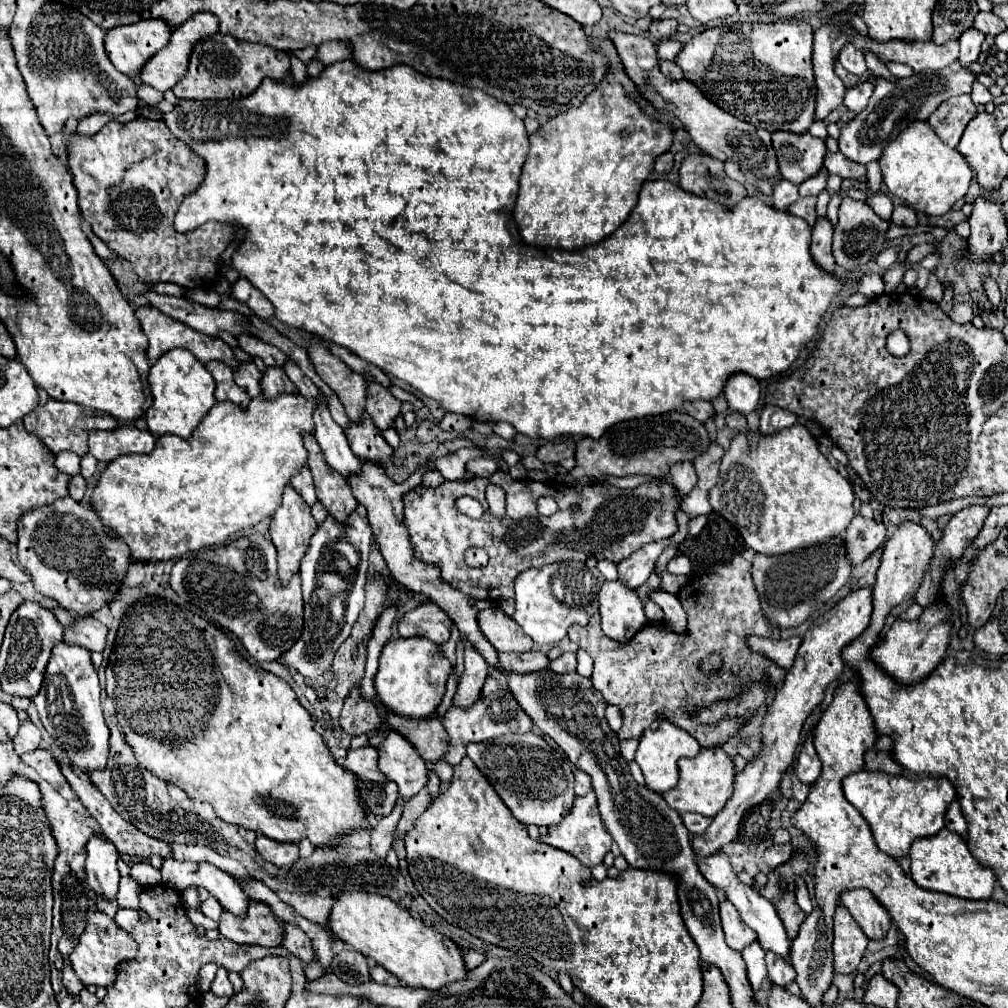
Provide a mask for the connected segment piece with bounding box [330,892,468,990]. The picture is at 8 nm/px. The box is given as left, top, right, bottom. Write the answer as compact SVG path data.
M366 892L336 894L330 912L330 930L342 942L372 958L378 966L384 966L406 986L438 990L450 982L466 978L468 972L464 952L454 940L450 946L442 934L426 926L422 920L412 918L402 906L386 896Z

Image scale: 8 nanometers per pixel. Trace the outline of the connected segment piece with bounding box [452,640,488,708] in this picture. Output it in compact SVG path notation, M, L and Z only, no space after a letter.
M462 640L462 642L464 642L466 670L464 670L464 676L458 684L454 698L452 698L452 704L460 706L460 708L468 708L478 700L478 694L484 686L486 676L488 676L488 664L482 660L478 650L474 650L474 646L470 646L468 640Z

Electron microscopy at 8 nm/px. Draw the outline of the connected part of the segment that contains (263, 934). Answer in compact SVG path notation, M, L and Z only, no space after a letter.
M250 902L248 914L238 918L233 914L222 914L218 932L236 944L254 944L274 948L282 944L282 924L276 920L266 904Z

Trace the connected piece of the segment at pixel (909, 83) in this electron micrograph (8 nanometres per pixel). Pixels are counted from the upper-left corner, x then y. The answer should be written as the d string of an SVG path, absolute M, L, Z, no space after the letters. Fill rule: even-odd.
M954 62L944 70L936 70L930 74L914 74L914 76L902 78L898 82L888 82L886 78L878 78L874 94L872 94L866 110L860 112L842 130L840 140L838 140L840 152L848 160L860 162L860 164L868 164L872 160L878 160L882 150L890 144L888 140L896 138L904 130L904 126L908 126L914 120L926 120L934 112L934 108L938 108L938 104L948 100L950 96L970 94L970 82L968 84L966 84L966 80L960 82L956 78L958 74L962 76L962 68L958 62ZM912 100L916 100L916 102L912 102Z

